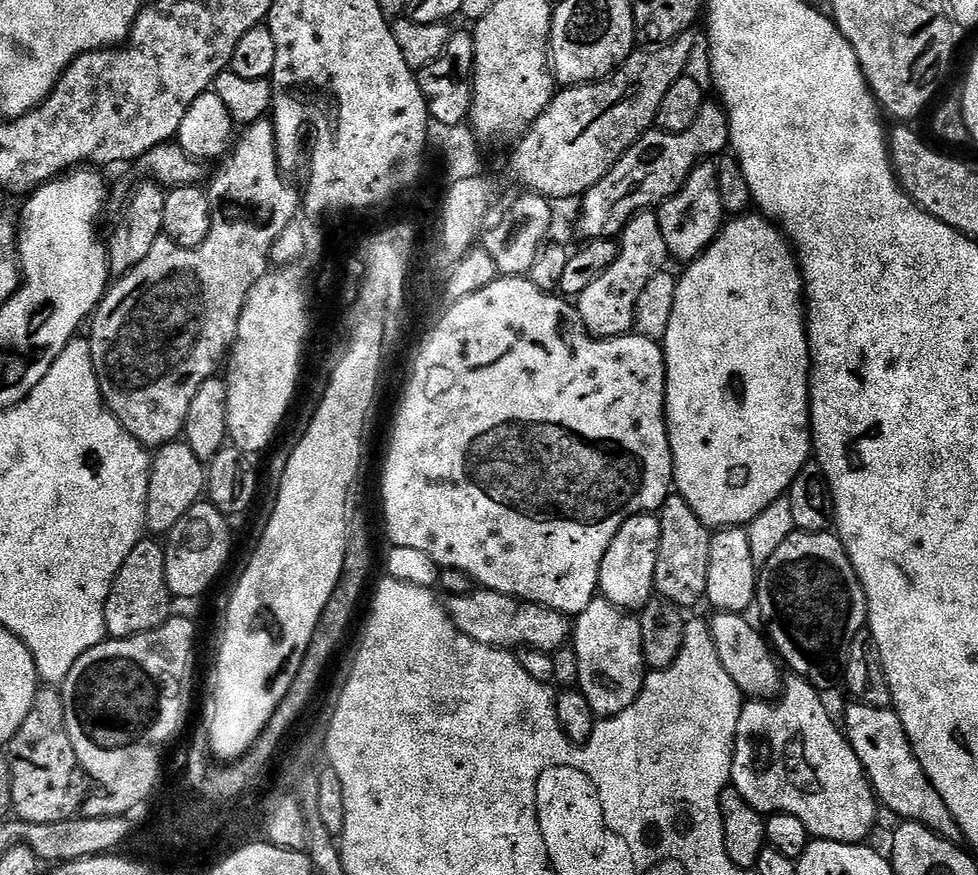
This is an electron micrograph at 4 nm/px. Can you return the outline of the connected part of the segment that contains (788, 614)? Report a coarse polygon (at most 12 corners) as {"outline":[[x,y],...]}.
{"outline":[[789,534],[756,603],[789,673],[839,681],[868,599],[839,535]]}

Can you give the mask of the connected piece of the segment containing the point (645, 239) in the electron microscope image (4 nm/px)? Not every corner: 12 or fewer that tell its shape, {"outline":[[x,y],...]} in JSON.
{"outline":[[645,210],[620,252],[575,301],[589,336],[627,336],[638,294],[669,263],[660,218]]}

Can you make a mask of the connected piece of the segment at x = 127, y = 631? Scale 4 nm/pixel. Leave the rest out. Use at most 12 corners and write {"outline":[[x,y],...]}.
{"outline":[[141,538],[106,606],[111,639],[149,632],[173,615],[164,549]]}

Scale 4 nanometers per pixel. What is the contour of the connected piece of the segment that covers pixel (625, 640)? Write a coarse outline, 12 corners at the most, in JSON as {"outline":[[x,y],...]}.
{"outline":[[597,598],[575,617],[578,690],[598,718],[638,698],[642,626]]}

